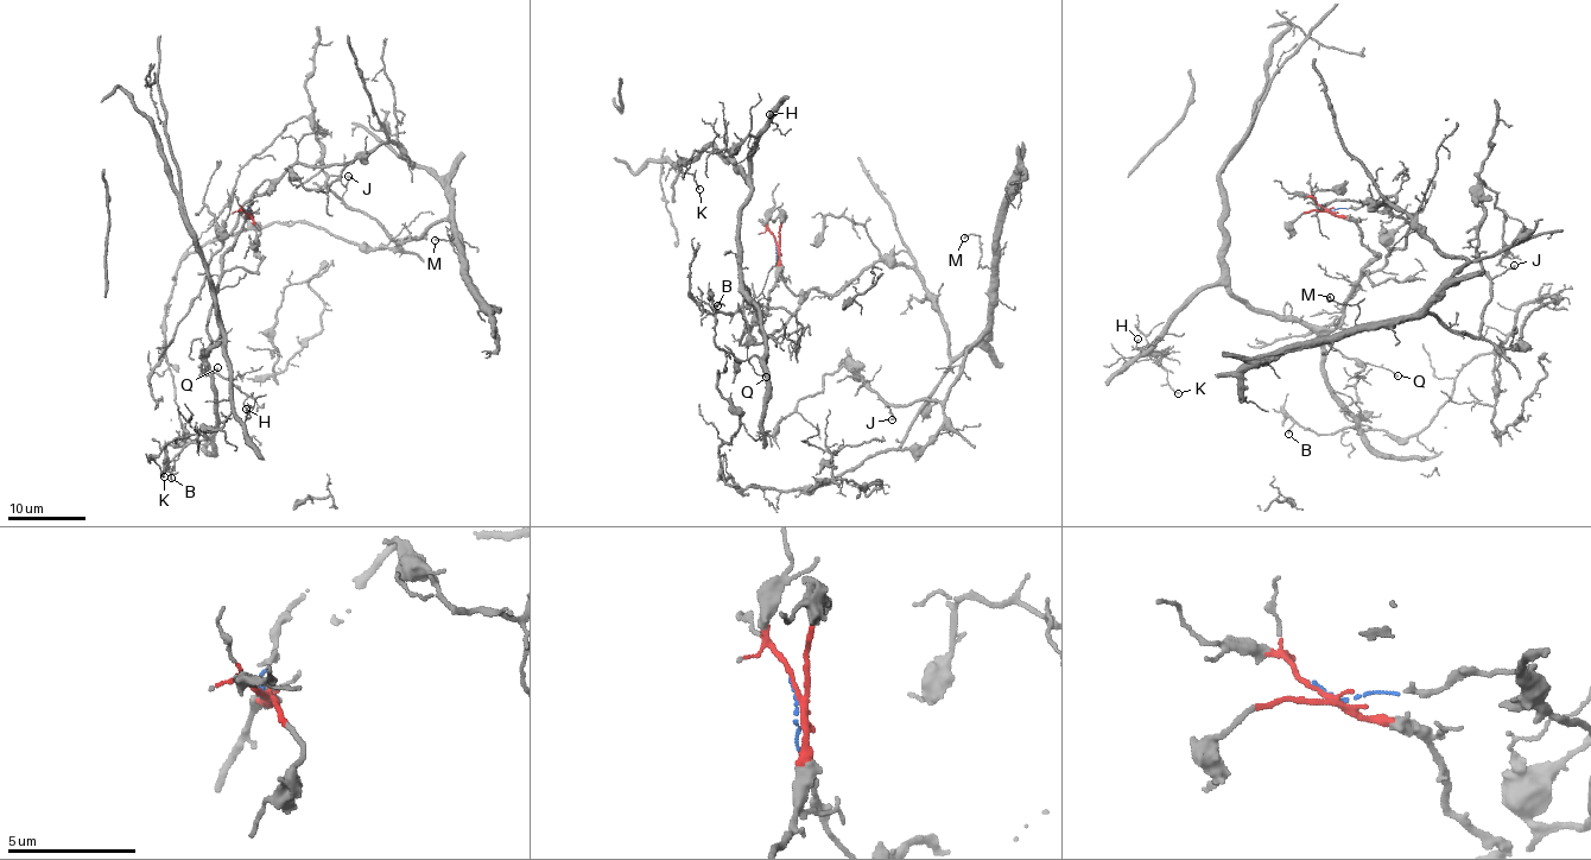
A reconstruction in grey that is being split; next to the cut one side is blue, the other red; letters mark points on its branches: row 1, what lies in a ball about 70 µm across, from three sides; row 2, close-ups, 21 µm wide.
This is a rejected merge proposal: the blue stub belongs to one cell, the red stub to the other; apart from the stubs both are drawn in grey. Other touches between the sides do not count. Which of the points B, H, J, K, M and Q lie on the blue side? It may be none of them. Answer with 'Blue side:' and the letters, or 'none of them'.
Blue side: J, M

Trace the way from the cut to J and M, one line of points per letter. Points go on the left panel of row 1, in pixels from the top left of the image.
J: (248, 214), (265, 178), (369, 155), (388, 140), (444, 189), (449, 213), (397, 241), (347, 206), (347, 175)
M: (248, 214), (254, 190), (295, 164), (349, 160), (393, 143), (444, 190), (457, 253), (448, 234), (433, 240)

